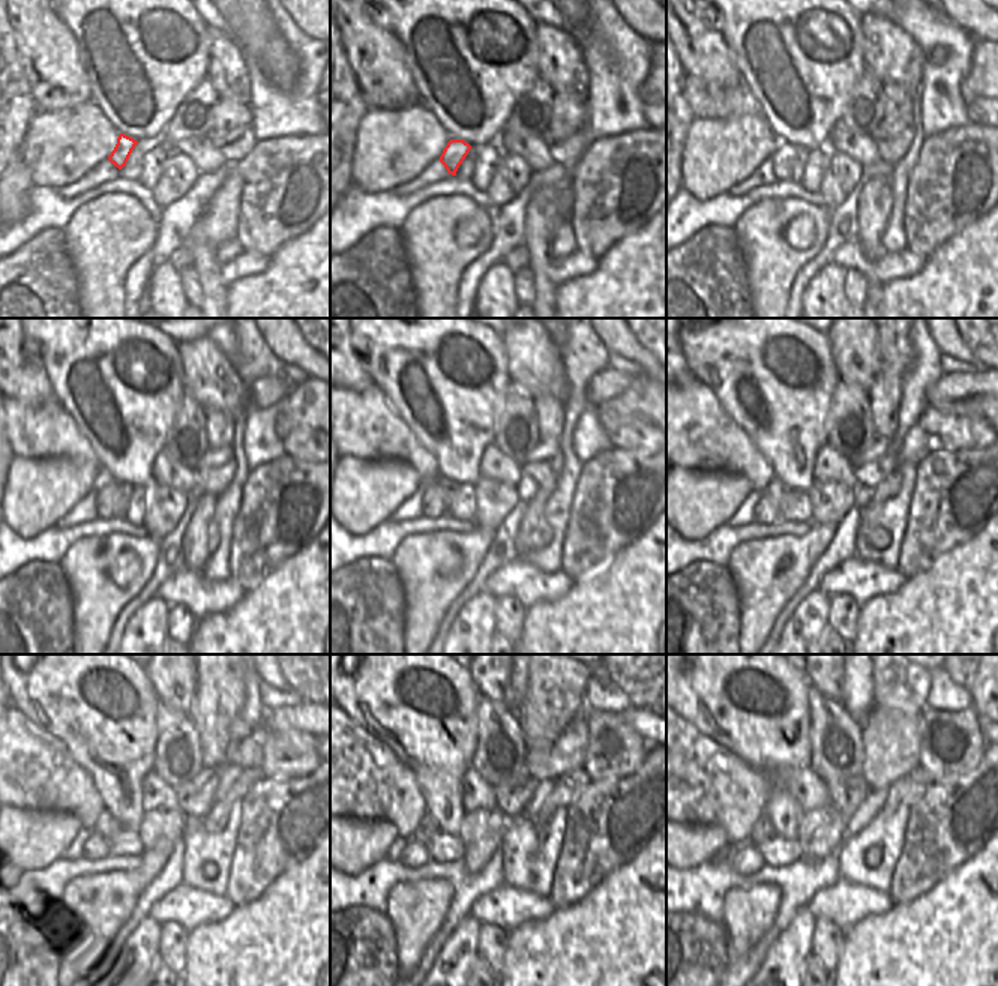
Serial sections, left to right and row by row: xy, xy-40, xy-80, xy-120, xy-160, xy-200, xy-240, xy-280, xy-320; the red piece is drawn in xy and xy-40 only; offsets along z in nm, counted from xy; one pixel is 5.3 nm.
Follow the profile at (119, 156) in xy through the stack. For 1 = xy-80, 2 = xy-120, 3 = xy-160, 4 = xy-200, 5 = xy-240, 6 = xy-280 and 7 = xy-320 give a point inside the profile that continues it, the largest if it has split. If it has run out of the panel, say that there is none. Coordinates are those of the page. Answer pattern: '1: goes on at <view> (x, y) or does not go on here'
1: goes on at xy-80 (784, 158)
2: goes on at xy-120 (107, 494)
3: goes on at xy-160 (434, 506)
4: goes on at xy-200 (766, 512)
5: goes on at xy-240 (95, 848)
6: goes on at xy-280 (414, 854)
7: goes on at xy-320 (748, 860)

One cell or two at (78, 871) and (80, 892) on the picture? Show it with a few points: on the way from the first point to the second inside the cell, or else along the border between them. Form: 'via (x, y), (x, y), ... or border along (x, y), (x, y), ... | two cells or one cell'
border along (113, 871), (66, 880), (51, 899) | two cells

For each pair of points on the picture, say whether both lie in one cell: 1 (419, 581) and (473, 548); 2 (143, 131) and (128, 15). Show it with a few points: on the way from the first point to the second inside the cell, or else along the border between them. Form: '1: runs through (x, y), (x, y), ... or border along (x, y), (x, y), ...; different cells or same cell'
1: runs through (432, 571), (449, 560), (461, 560); same cell
2: runs through (156, 102), (137, 44); same cell

